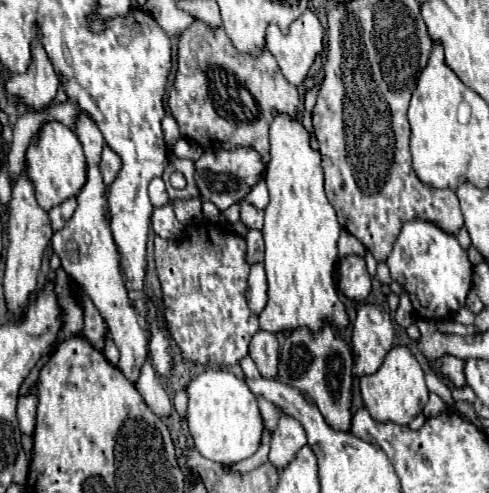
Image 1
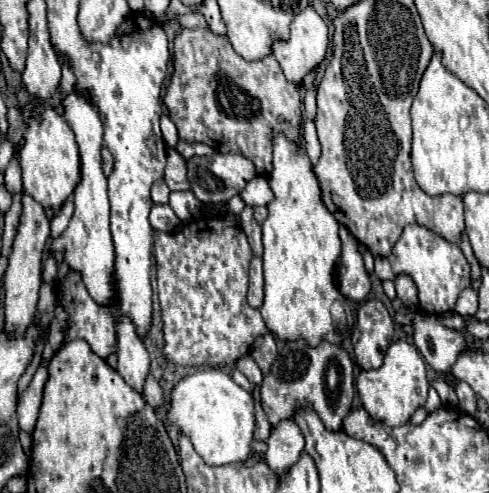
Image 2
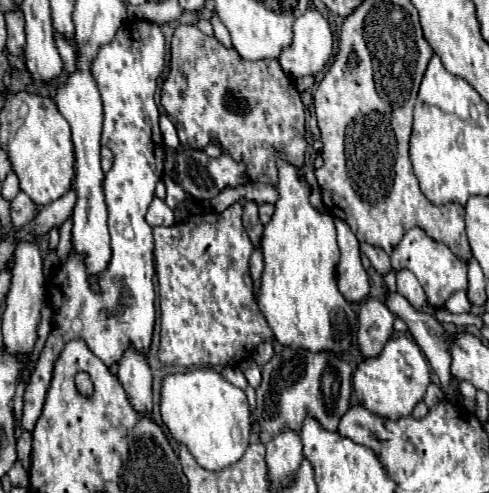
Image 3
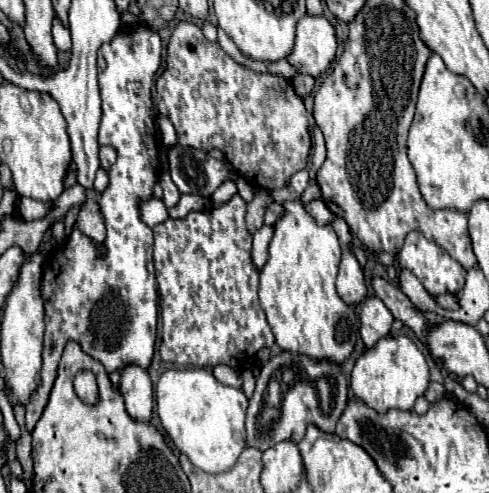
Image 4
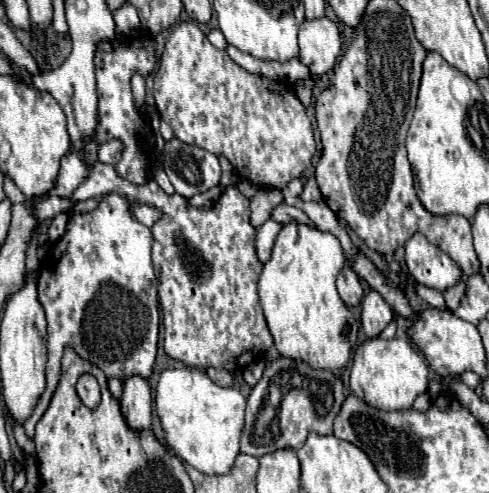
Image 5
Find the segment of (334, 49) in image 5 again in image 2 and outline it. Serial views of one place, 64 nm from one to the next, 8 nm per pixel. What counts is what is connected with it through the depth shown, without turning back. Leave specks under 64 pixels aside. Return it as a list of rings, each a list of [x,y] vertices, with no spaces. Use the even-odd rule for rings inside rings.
[[[308,6],[306,10],[302,10],[292,26],[290,26],[290,38],[288,40],[274,40],[272,44],[272,54],[278,60],[286,80],[290,80],[292,84],[300,84],[302,78],[316,66],[322,62],[322,58],[326,56],[326,48],[328,48],[328,26],[324,24],[324,20],[314,12],[312,6]]]

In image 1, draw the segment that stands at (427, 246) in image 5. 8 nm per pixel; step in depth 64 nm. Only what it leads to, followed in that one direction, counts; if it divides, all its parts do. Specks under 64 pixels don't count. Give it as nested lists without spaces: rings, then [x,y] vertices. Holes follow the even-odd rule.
[[[418,218],[406,222],[386,264],[392,280],[408,292],[418,320],[436,322],[446,316],[452,318],[466,304],[466,296],[472,288],[472,264],[456,236],[444,232],[434,222]]]

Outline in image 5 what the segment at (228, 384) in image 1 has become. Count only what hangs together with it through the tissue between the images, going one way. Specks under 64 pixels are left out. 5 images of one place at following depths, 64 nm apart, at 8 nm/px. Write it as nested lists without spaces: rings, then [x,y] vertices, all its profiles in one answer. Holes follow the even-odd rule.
[[[168,368],[160,374],[156,386],[156,412],[166,432],[168,446],[176,456],[204,474],[230,472],[240,454],[244,408],[246,398],[238,388],[218,386],[198,368]]]

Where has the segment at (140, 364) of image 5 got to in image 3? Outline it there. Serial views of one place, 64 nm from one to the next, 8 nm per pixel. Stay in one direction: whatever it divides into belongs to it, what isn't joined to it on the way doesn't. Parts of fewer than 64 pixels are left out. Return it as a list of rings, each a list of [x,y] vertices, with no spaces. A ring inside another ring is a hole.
[[[136,22],[136,33],[134,27],[118,30],[110,44],[100,48],[96,58],[90,64],[90,72],[98,84],[102,104],[104,104],[104,132],[102,132],[102,146],[108,146],[114,154],[114,164],[112,170],[106,174],[104,180],[104,192],[106,192],[106,204],[108,204],[108,228],[110,228],[110,244],[112,244],[112,260],[108,268],[100,274],[100,294],[90,290],[90,284],[86,280],[86,268],[82,262],[82,256],[70,252],[70,258],[64,266],[60,266],[50,282],[48,282],[48,300],[54,310],[54,326],[52,332],[46,340],[46,346],[40,354],[40,360],[36,364],[36,370],[26,386],[24,394],[24,408],[22,408],[22,428],[32,432],[42,406],[46,398],[46,390],[52,378],[52,368],[56,358],[60,356],[64,344],[74,338],[82,338],[88,348],[108,366],[120,360],[120,352],[128,344],[134,348],[140,348],[140,352],[146,352],[152,340],[152,330],[154,330],[154,240],[152,240],[152,228],[146,222],[146,212],[148,206],[154,198],[154,186],[164,174],[164,142],[162,134],[158,128],[158,106],[154,100],[156,88],[158,88],[158,78],[164,72],[166,66],[166,46],[164,46],[164,34],[156,22]]]

